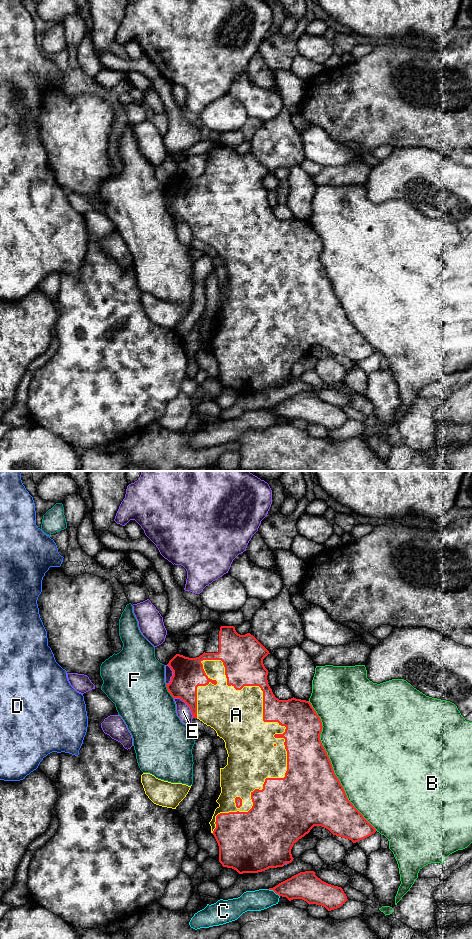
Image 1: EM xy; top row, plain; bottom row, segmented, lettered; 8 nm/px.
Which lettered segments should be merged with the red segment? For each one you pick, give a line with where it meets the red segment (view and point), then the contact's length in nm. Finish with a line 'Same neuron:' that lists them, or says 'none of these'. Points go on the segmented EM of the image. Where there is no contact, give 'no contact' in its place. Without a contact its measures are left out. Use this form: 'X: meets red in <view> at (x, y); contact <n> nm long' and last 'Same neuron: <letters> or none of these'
A: meets red in xy at (279, 737); contact 1400 nm long
Same neuron: A

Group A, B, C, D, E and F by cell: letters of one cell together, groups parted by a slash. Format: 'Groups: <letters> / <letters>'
Groups: A / B / C / D / E / F

